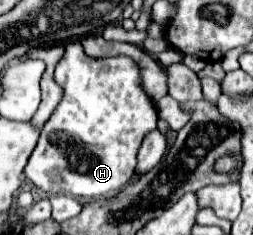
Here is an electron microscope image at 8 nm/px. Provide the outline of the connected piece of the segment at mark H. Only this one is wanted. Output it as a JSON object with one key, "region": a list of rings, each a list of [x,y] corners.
{"region":[[[70,42],[70,44],[64,48],[64,56],[62,56],[60,62],[56,64],[54,80],[62,86],[64,96],[62,96],[60,104],[56,106],[56,110],[52,112],[50,120],[44,124],[44,128],[42,128],[42,132],[40,132],[40,138],[38,138],[38,144],[36,144],[32,156],[28,158],[26,168],[24,168],[24,174],[28,176],[28,180],[34,182],[36,188],[46,190],[46,194],[72,194],[72,196],[78,196],[78,198],[96,198],[96,196],[108,196],[108,194],[114,194],[114,192],[122,190],[122,188],[132,180],[132,176],[134,176],[136,154],[138,154],[138,148],[140,148],[142,140],[146,138],[148,132],[156,130],[156,122],[158,122],[158,108],[156,108],[154,100],[150,100],[148,94],[146,94],[146,90],[142,88],[142,78],[140,78],[140,68],[138,68],[138,64],[136,64],[132,58],[128,58],[128,56],[90,58],[90,56],[84,54],[80,42]]]}

